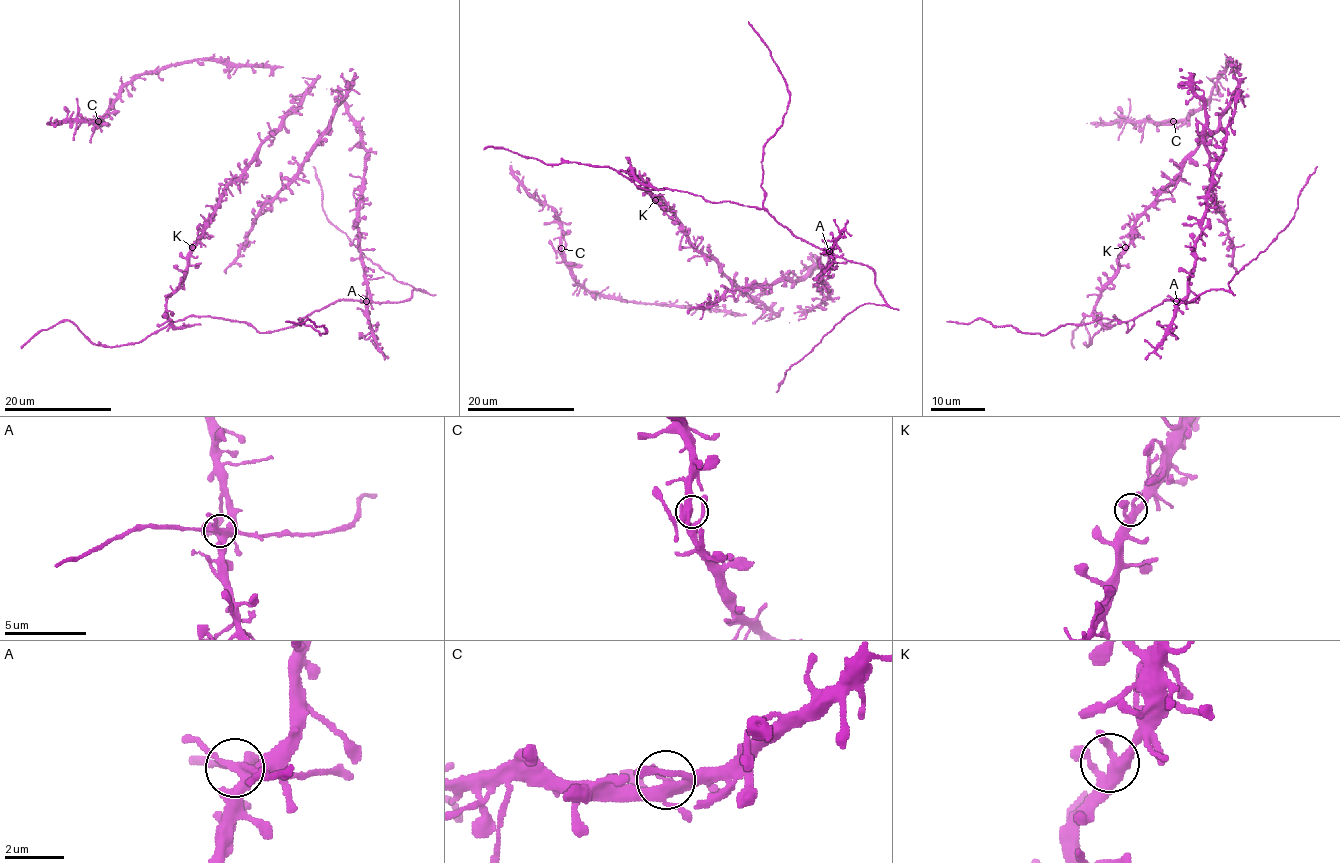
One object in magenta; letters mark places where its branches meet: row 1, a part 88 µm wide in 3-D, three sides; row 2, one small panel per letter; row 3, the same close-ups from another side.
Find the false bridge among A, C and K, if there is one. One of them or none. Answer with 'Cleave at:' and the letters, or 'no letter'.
Cleave at: no letter

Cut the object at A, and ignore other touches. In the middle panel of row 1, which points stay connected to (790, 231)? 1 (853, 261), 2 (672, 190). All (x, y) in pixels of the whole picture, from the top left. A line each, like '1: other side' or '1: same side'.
1: same side
2: same side

